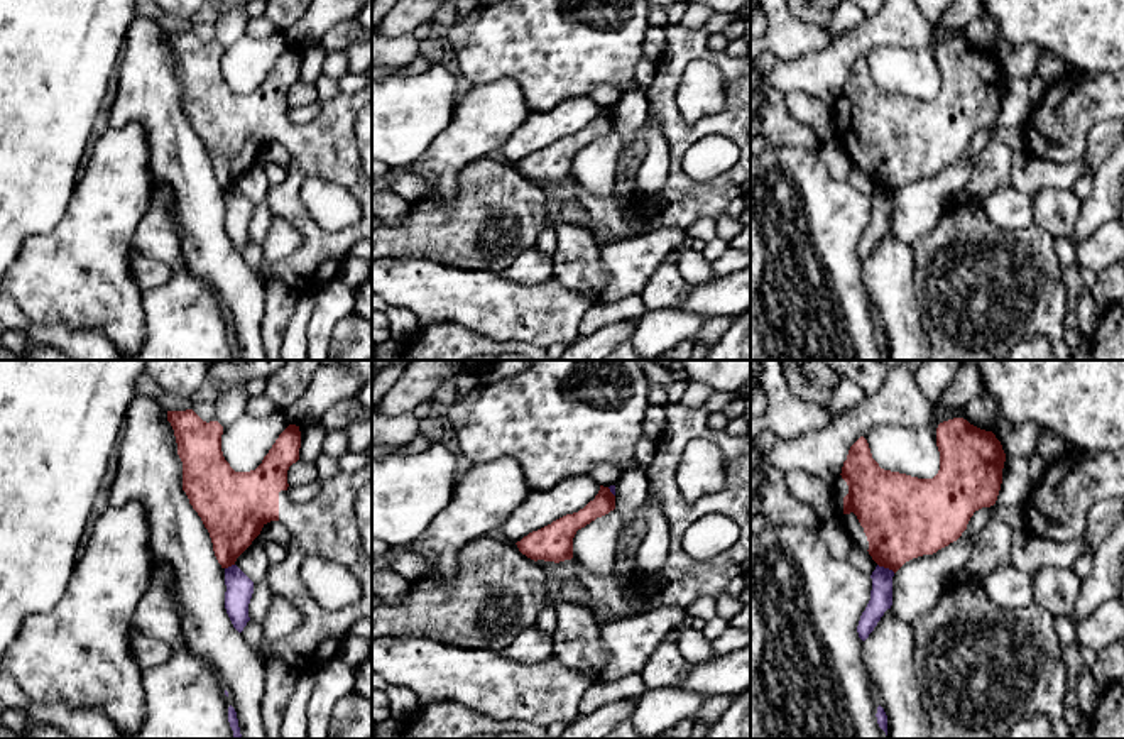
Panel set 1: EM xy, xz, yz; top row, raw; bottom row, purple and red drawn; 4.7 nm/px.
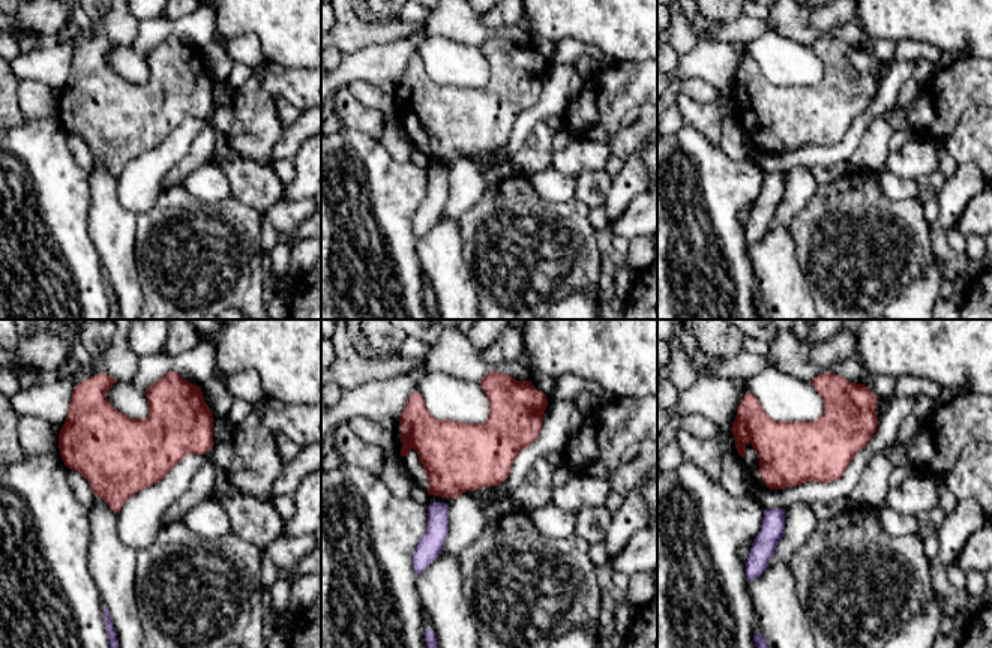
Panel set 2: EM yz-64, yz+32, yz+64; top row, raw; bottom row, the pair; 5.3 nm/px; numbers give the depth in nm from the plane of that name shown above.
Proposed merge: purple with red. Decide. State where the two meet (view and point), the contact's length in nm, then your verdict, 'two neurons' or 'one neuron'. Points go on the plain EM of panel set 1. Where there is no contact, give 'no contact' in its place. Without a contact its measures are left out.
yz (886, 190) | 100 nm | two neurons

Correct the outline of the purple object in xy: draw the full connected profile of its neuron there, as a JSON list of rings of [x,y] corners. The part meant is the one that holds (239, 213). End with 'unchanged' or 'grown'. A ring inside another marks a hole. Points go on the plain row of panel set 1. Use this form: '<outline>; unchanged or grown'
[[[237,188],[225,189],[225,230],[233,249],[242,254],[248,238],[248,225],[254,215],[254,203]]]; unchanged

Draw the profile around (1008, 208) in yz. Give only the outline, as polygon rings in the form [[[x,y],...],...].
[[[1011,184],[979,200],[985,215],[997,227],[1024,228],[1034,223],[1034,210],[1029,196],[1016,191]]]

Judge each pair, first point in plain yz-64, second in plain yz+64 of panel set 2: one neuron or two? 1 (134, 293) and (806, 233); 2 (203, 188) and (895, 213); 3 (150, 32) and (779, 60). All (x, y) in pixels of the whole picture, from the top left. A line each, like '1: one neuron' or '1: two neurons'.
1: two neurons
2: two neurons
3: one neuron

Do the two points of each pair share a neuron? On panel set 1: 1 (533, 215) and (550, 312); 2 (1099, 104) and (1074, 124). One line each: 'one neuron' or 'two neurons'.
1: two neurons
2: one neuron

